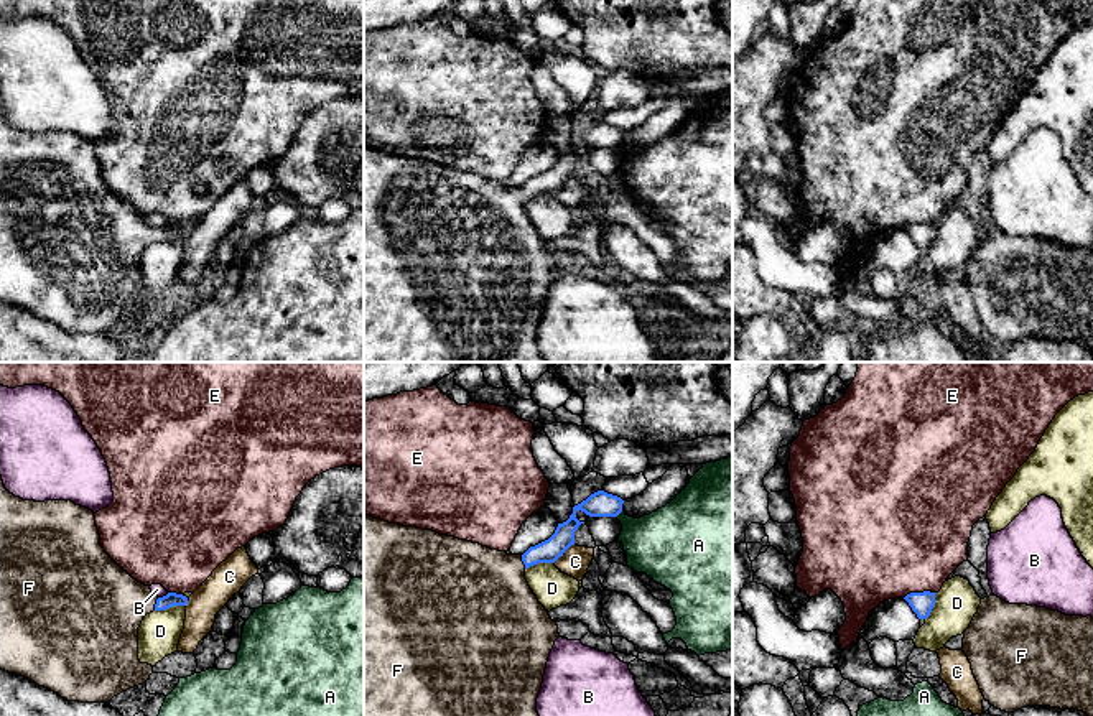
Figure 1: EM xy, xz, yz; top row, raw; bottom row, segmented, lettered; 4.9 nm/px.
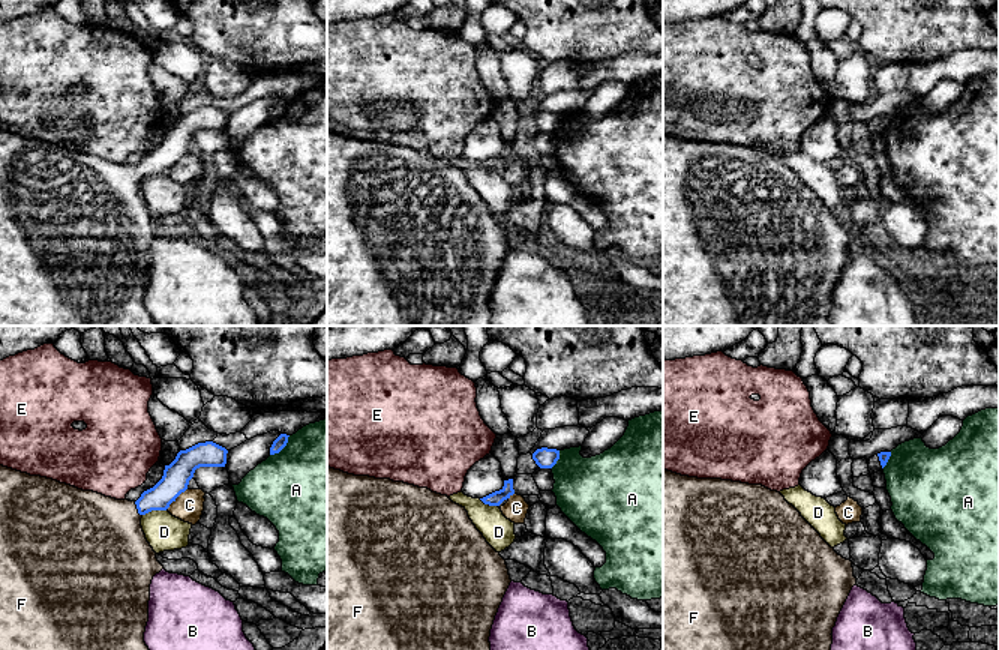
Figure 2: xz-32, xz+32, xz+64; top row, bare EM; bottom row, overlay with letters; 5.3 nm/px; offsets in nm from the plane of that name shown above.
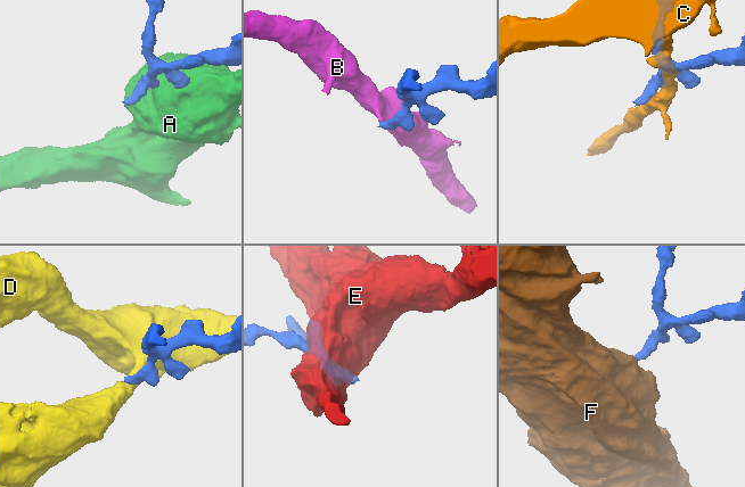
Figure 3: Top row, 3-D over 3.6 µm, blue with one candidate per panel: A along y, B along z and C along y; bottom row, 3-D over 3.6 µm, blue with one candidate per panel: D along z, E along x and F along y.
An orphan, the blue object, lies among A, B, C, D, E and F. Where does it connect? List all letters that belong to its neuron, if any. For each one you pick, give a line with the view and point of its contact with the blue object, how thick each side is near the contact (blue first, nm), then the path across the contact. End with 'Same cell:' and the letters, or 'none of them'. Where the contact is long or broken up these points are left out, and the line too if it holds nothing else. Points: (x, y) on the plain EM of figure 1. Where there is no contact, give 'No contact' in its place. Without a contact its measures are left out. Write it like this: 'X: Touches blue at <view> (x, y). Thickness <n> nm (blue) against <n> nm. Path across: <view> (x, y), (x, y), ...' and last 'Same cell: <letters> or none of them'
F: Touches blue at xz (522, 191). Thickness 110 nm (blue) against 440 nm. Path across: xz (550, 181), (522, 191), (483, 224)
Same cell: F

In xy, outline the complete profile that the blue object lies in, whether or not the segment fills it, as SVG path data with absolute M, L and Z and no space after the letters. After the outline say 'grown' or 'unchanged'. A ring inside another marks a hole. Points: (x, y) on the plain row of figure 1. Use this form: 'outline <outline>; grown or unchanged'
outline M0 107L0 301L21 306L40 318L44 318L67 332L79 334L110 334L122 323L147 314L153 298L138 291L138 258L143 249L153 242L165 242L173 237L186 237L188 229L168 224L158 229L145 217L123 202L102 179L94 143L76 137L71 132L23 132L10 125Z; grown

